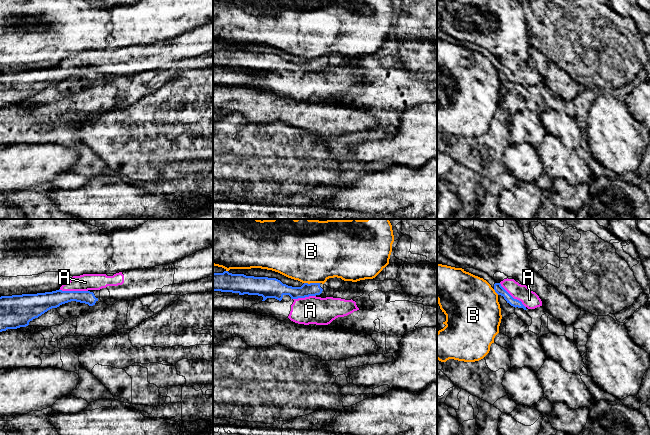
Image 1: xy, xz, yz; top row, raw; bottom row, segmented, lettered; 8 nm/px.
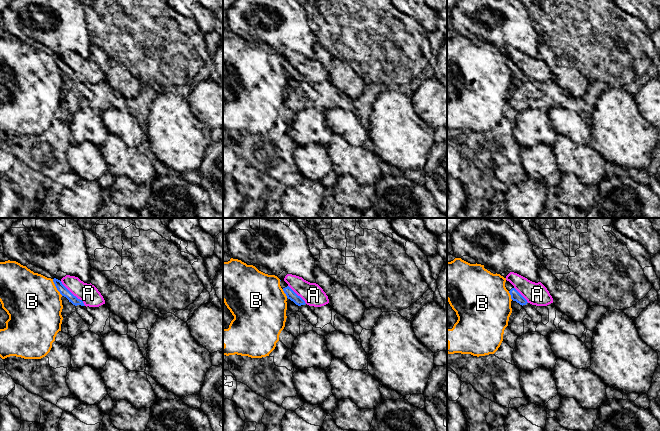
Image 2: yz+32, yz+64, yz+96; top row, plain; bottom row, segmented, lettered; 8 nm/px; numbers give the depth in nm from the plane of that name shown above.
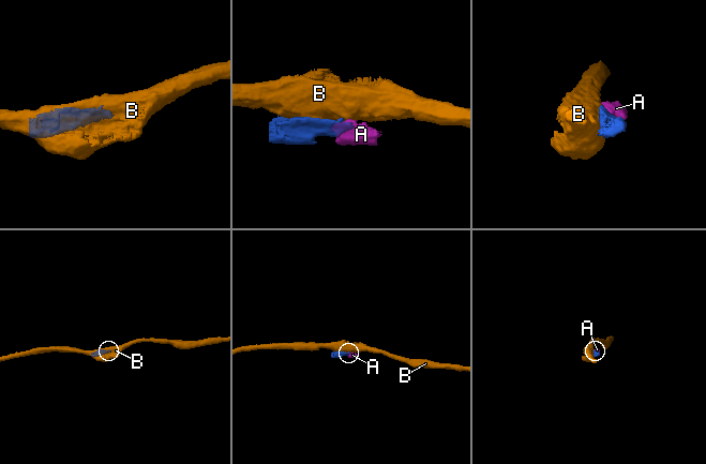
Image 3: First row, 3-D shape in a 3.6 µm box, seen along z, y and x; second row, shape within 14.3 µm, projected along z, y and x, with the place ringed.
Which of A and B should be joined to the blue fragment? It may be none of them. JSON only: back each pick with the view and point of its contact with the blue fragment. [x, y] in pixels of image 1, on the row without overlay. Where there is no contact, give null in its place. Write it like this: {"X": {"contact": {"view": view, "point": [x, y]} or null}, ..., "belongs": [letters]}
{"A": {"contact": {"view": "xy", "point": [73, 67]}}, "belongs": ["A"]}

